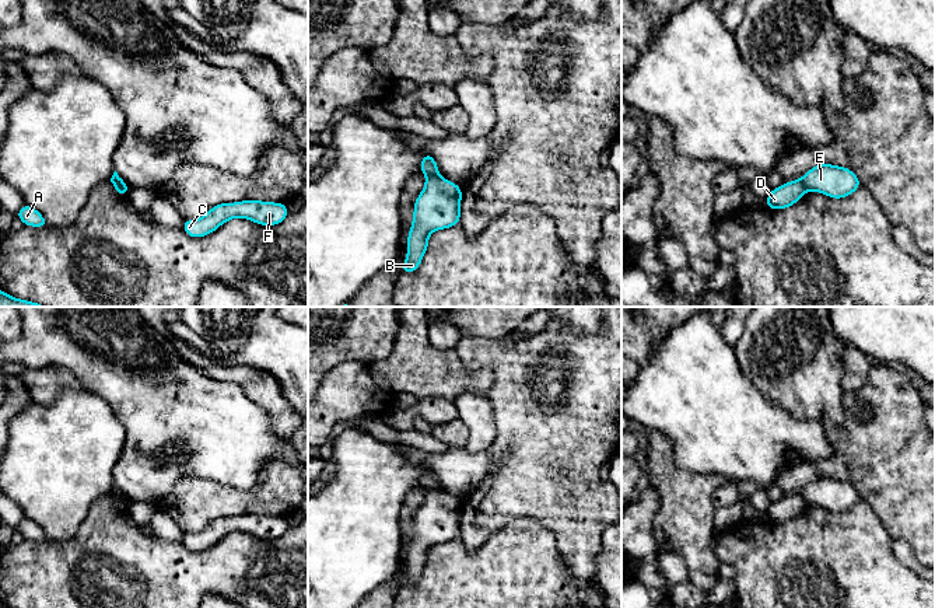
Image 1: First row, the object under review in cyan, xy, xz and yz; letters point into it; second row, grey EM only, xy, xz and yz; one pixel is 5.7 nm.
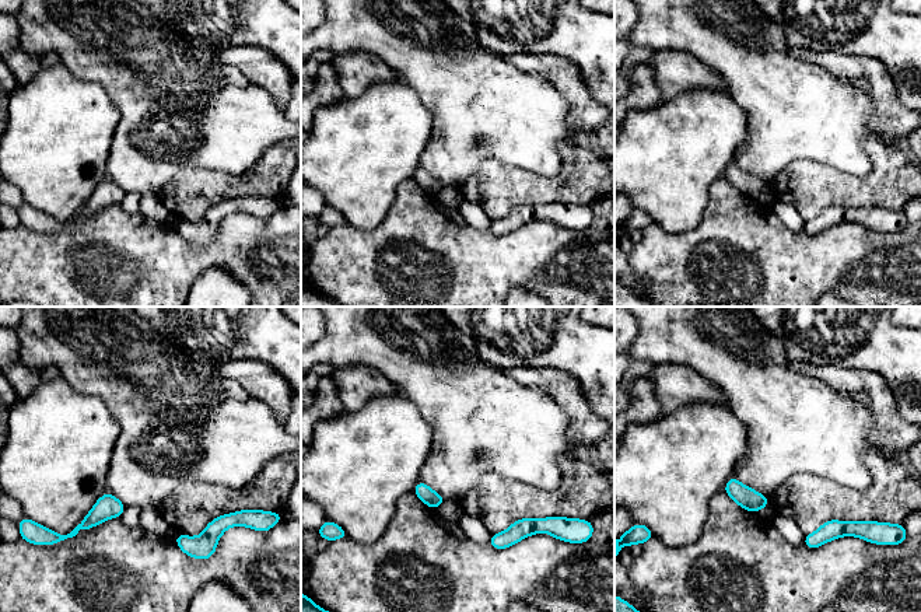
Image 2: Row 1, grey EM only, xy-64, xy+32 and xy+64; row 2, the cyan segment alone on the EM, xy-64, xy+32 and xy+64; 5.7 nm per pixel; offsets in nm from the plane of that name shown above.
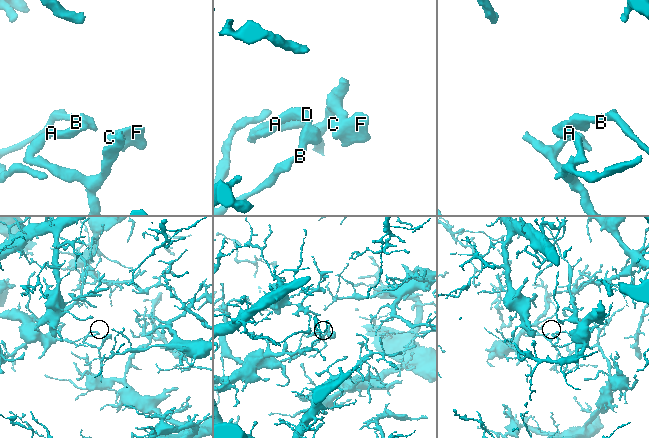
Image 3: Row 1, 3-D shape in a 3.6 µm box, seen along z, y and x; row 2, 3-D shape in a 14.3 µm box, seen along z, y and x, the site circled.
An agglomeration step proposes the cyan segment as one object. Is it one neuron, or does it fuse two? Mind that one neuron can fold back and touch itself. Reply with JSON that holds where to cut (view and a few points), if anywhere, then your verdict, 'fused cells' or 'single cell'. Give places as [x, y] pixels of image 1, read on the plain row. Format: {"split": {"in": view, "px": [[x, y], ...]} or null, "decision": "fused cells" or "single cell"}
{"split": {"in": "xy", "px": [[114, 496], [123, 498], [129, 503]]}, "decision": "fused cells"}

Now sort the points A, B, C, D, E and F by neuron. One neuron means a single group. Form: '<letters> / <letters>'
A C D F / B E

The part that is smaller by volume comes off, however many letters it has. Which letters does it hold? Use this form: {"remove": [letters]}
{"remove": ["A", "C", "D", "F"]}

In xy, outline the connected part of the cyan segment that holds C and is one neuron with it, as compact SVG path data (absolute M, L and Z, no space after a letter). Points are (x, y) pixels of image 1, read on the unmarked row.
M242 514L235 517L220 517L211 521L203 531L185 534L182 544L193 552L214 546L221 538L244 531L260 539L277 539L288 530L286 517Z

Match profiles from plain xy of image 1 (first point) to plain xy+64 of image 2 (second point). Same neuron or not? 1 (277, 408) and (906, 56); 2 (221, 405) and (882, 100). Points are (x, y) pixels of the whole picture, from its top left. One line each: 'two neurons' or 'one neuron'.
1: two neurons
2: two neurons

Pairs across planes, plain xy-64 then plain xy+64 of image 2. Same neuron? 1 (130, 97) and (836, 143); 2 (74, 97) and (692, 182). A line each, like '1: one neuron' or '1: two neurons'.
1: one neuron
2: one neuron

